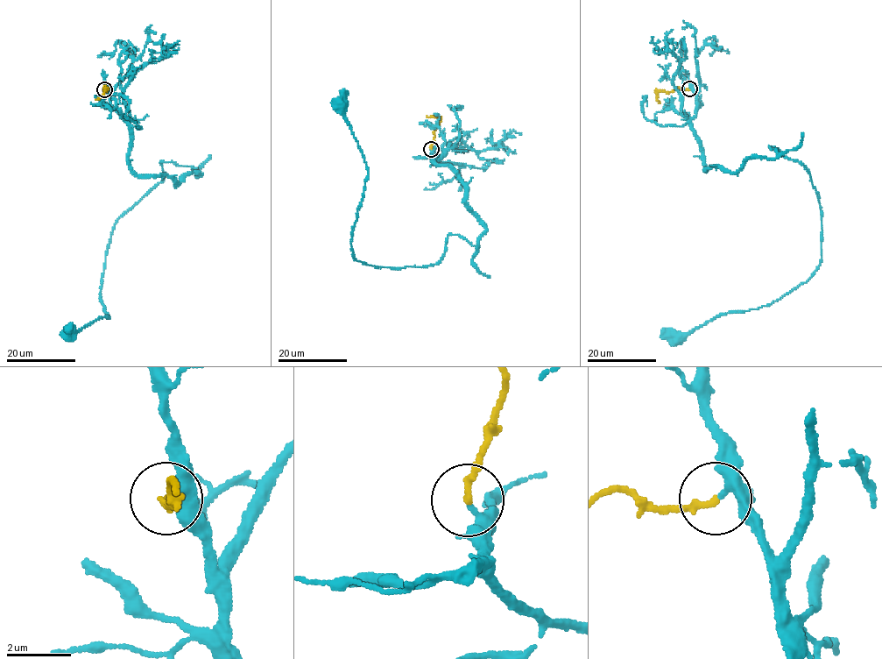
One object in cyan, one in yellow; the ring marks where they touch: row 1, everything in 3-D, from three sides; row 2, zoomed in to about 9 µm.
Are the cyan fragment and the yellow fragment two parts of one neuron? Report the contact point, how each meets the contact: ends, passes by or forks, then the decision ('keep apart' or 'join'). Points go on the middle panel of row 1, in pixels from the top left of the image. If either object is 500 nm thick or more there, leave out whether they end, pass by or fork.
(431, 149) | cyan passes by | yellow ends | join

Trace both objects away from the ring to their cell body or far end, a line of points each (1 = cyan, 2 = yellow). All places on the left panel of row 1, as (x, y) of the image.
1: (104, 89), (130, 168), (201, 173), (160, 161), (116, 223), (109, 316), (67, 334)
2: (104, 89), (95, 100)

